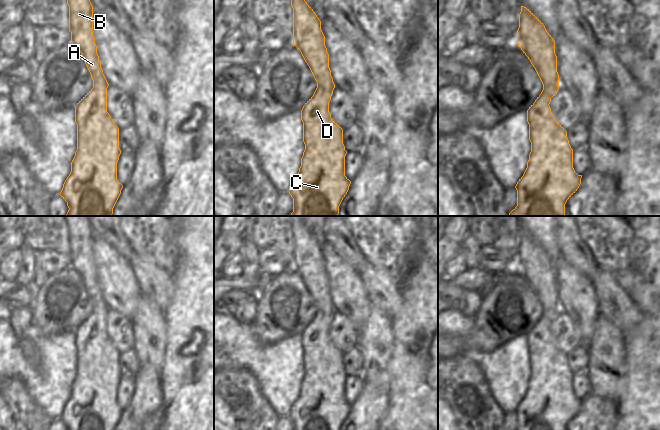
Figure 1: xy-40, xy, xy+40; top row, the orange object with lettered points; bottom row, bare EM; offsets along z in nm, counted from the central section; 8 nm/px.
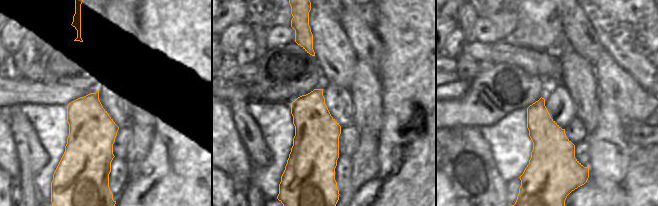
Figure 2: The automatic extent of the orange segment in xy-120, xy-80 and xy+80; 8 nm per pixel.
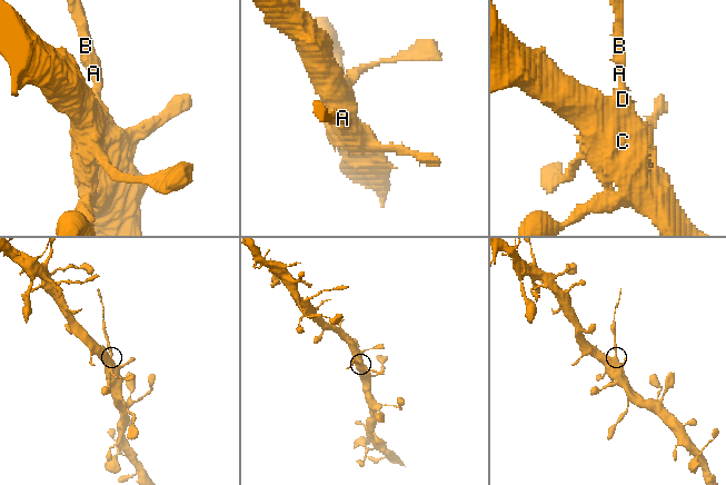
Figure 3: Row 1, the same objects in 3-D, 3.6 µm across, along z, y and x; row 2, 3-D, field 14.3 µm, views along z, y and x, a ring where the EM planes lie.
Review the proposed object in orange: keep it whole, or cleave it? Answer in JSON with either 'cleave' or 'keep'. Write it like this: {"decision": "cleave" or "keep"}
{"decision": "cleave"}

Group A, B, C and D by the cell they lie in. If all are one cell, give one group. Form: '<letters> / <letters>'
A B / C D

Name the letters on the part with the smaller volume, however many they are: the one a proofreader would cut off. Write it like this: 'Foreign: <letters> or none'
Foreign: A, B.

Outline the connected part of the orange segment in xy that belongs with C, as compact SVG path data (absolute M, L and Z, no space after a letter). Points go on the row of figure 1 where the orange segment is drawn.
M317 87L301 110L305 150L297 176L289 186L293 212L289 216L338 216L339 206L349 190L351 181L345 176L343 129L331 118L329 102L333 91Z

